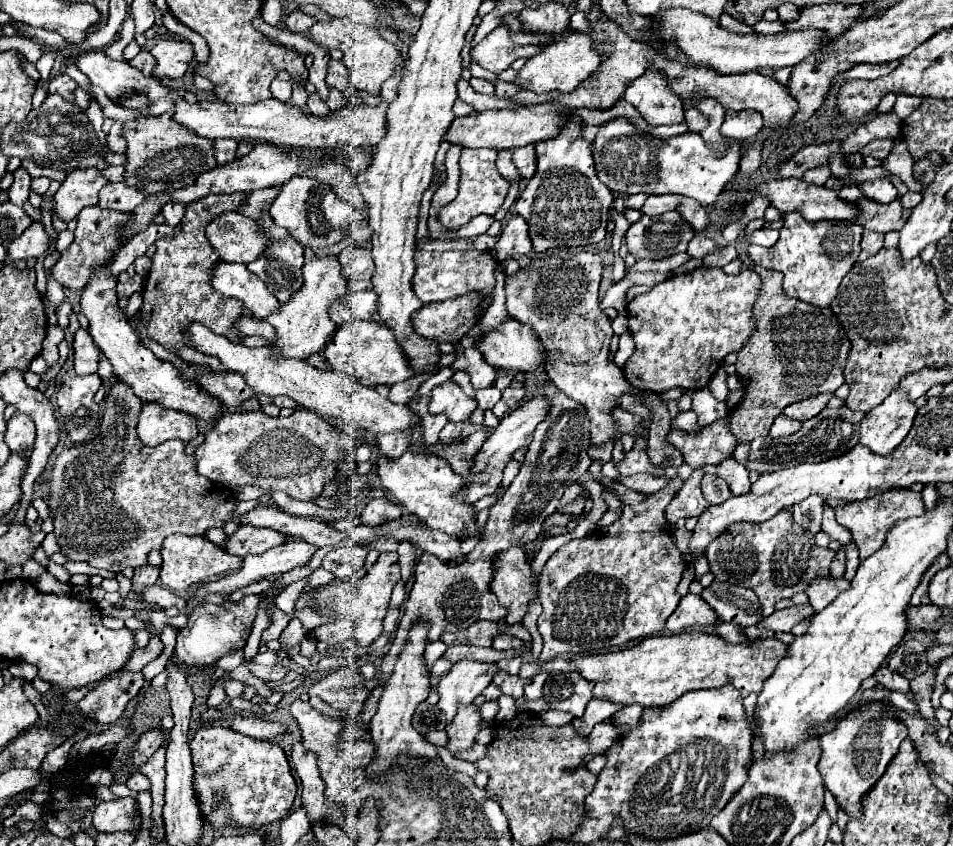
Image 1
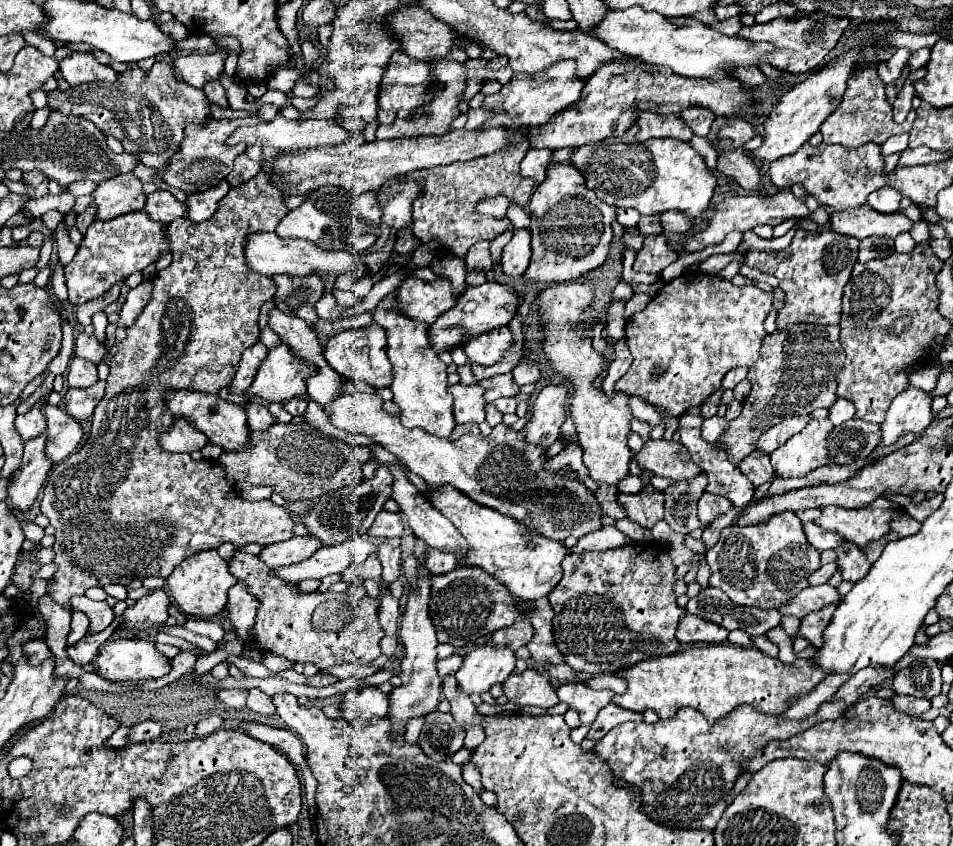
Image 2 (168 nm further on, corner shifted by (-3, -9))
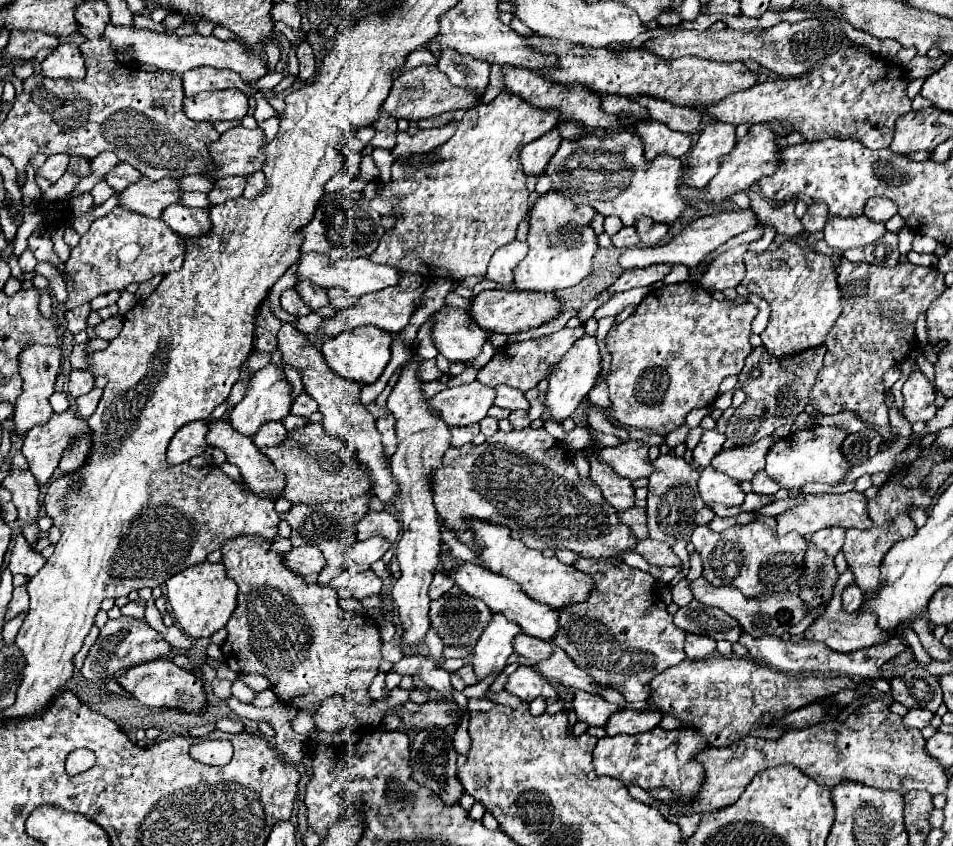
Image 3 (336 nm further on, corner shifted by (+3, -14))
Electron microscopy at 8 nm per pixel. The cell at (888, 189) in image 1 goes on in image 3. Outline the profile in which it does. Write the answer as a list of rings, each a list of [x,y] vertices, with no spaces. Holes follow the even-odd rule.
[[[873,197],[865,205],[865,215],[879,223],[887,223],[895,213],[897,213],[895,203],[891,203],[889,199],[883,199],[883,197]]]

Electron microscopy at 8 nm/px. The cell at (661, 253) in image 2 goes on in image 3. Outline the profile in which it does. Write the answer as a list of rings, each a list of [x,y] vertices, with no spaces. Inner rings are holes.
[[[659,265],[659,267],[645,267],[643,271],[625,271],[611,287],[611,293],[629,291],[633,287],[649,287],[657,281],[663,281],[671,271],[671,265]]]

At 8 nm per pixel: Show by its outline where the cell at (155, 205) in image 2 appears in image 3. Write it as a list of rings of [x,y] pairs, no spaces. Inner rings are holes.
[[[171,205],[163,211],[161,219],[183,237],[199,237],[211,231],[209,209],[195,209],[185,205]]]

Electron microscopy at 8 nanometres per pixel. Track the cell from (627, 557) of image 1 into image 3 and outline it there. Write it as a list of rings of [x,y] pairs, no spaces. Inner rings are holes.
[[[577,559],[575,567],[595,579],[595,595],[591,595],[587,603],[559,609],[563,615],[559,619],[555,645],[571,655],[593,679],[623,693],[629,703],[647,699],[651,695],[651,679],[669,665],[677,665],[685,659],[685,631],[675,627],[667,605],[653,591],[655,577],[651,573],[629,565],[611,571],[611,567],[591,563],[591,559]]]

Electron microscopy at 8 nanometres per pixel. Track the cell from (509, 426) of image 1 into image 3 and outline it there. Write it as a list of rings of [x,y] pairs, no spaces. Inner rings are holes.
[[[583,335],[549,375],[549,391],[545,397],[545,405],[551,413],[551,419],[555,421],[567,419],[577,409],[581,399],[587,397],[587,393],[595,385],[595,377],[599,371],[601,371],[601,355],[597,347],[597,339],[595,335]]]

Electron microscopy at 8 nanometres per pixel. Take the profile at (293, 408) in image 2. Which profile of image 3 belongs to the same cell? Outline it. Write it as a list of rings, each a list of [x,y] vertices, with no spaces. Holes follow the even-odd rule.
[[[301,393],[295,401],[293,401],[293,405],[291,405],[291,413],[293,415],[303,415],[303,417],[309,417],[311,413],[315,413],[319,409],[319,405],[315,403],[315,399],[311,397],[311,395],[307,395],[307,393]]]

